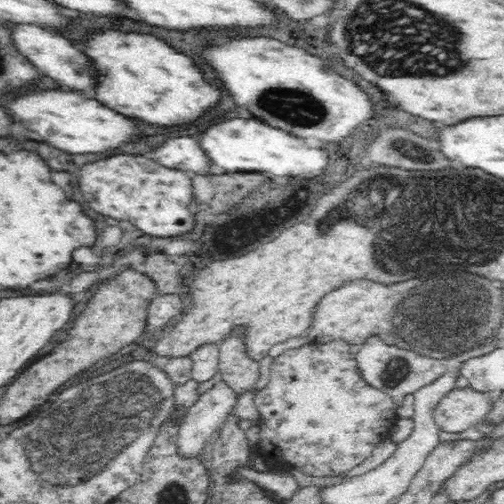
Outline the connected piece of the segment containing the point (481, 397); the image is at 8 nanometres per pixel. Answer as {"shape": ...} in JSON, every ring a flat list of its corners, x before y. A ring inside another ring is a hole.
{"shape":[[470,386,448,391,433,410,438,428,450,434,475,428,493,409,496,392,478,391]]}

